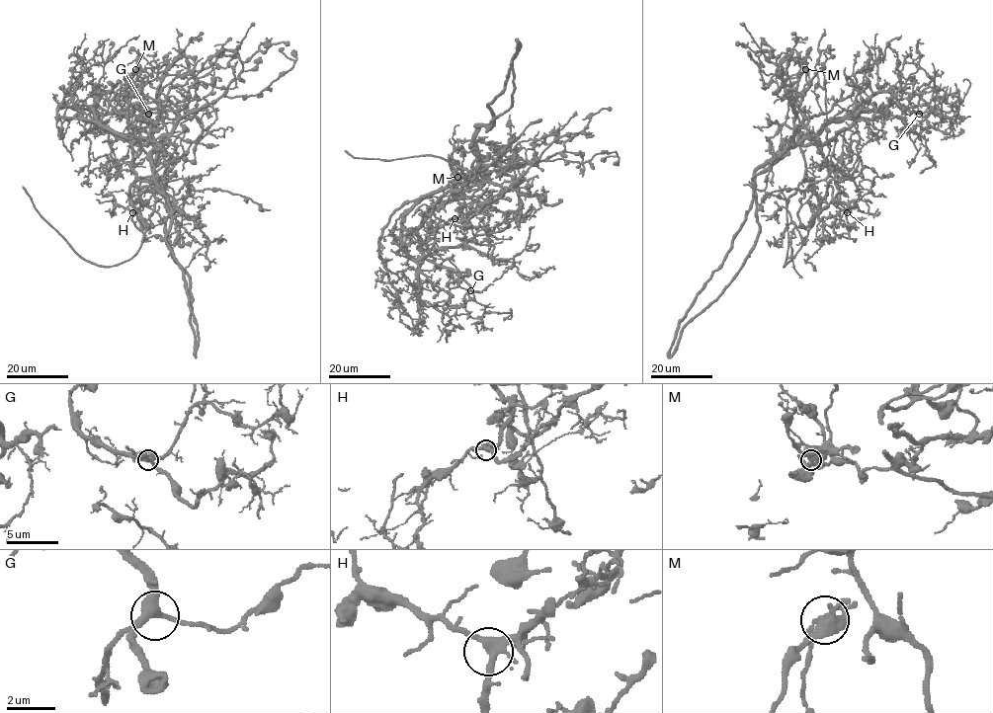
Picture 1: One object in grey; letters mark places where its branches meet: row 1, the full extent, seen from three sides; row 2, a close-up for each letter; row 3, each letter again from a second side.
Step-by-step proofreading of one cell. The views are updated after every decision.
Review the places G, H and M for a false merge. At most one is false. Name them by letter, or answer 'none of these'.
M

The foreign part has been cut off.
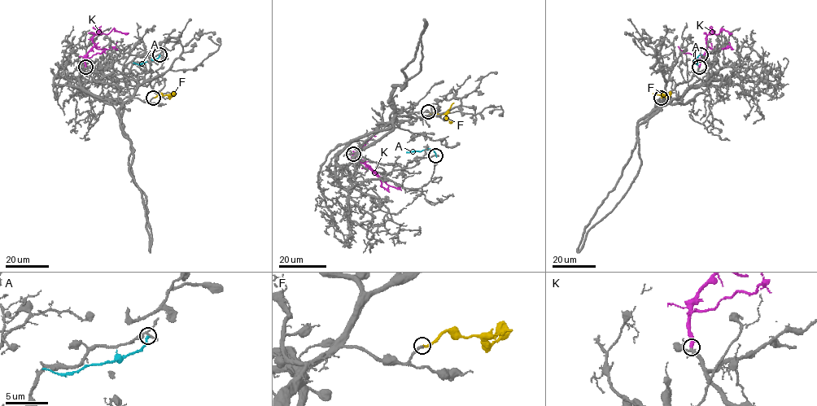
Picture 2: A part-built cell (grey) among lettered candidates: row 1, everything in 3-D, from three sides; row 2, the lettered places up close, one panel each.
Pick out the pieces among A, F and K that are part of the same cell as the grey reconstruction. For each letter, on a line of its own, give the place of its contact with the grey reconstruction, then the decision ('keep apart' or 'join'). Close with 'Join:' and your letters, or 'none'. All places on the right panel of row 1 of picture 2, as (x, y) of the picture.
A: meets grey at (701, 54); keep apart
F: meets grey at (661, 98); join
K: meets grey at (699, 67); join
Join: F, K

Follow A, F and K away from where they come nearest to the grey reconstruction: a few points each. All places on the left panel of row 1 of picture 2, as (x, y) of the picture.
A: (159, 54), (150, 61), (133, 63)
F: (153, 98), (159, 93), (171, 97), (174, 91)
K: (85, 67), (85, 57), (93, 45), (92, 39), (96, 34), (107, 34), (113, 28), (128, 32)

